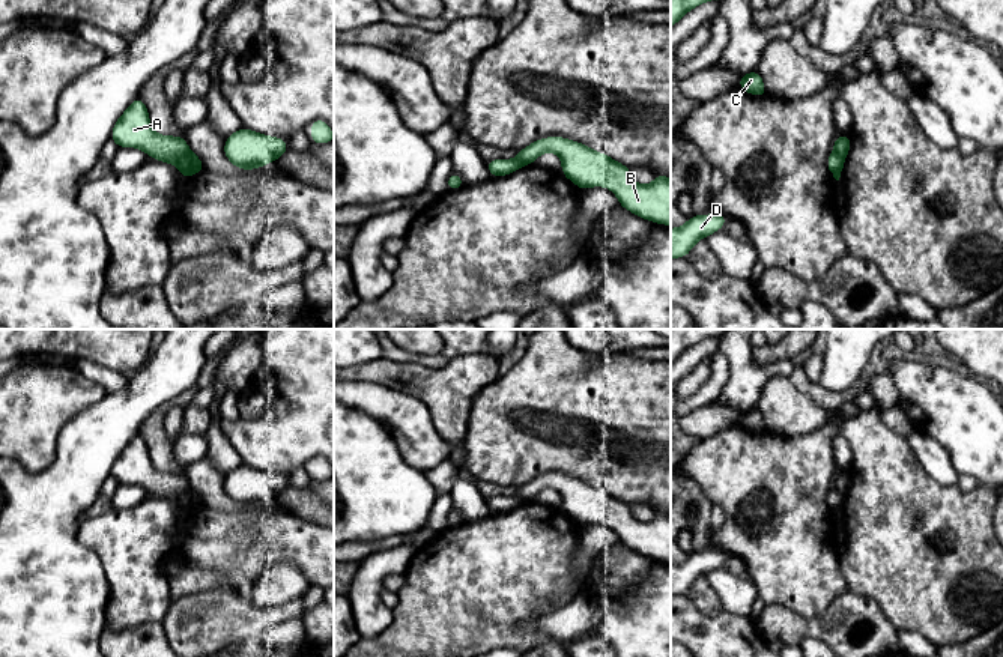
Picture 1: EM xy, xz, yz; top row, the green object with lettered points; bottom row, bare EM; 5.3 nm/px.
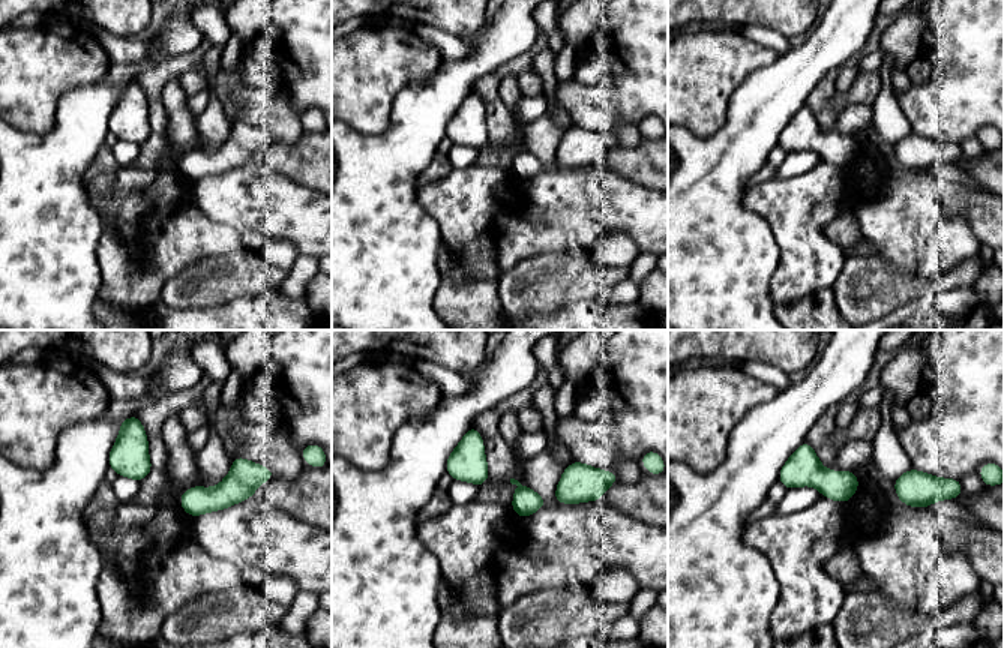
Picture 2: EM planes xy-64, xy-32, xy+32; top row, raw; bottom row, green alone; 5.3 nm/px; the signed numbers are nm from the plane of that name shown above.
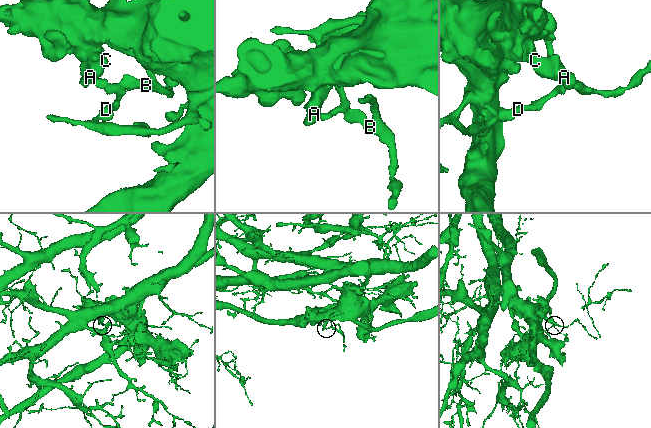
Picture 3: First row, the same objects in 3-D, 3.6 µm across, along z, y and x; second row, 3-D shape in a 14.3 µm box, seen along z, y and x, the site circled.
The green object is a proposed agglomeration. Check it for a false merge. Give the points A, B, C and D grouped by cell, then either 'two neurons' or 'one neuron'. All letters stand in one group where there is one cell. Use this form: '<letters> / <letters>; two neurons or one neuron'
A C / B D; two neurons

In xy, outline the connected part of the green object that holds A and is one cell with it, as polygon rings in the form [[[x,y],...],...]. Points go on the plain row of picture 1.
[[[137,433],[111,466],[117,484],[137,484],[167,501],[177,501],[189,489],[183,472],[158,472],[150,462],[146,441]]]

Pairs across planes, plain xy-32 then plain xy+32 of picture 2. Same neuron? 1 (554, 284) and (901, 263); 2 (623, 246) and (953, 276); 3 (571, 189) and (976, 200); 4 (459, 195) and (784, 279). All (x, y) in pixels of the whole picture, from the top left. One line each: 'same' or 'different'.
1: different
2: different
3: same
4: same

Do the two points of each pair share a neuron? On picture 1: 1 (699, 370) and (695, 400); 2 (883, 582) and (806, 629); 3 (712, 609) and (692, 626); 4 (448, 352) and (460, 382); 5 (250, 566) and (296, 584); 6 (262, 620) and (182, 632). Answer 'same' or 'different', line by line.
1: different
2: different
3: different
4: different
5: different
6: same

